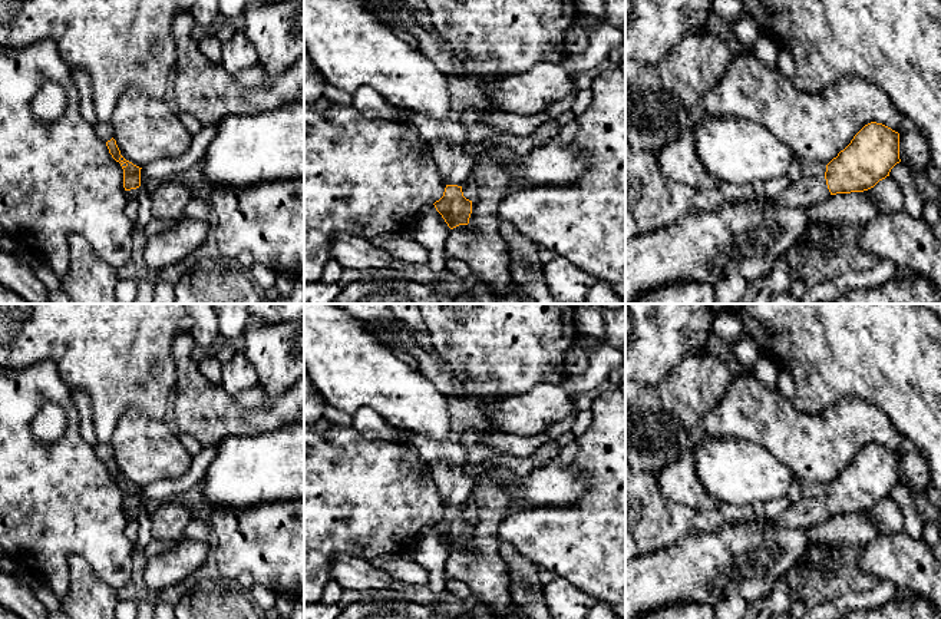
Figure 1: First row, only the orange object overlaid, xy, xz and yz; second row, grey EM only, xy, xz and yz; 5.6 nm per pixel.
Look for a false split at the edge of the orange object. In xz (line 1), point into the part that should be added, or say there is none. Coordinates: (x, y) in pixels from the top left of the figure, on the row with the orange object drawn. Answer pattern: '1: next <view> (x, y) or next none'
1: next xz (455, 165)

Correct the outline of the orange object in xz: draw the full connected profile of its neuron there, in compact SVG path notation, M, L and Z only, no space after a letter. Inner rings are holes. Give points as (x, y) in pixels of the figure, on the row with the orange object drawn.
M435 140L430 143L435 160L445 183L443 196L433 205L450 229L468 225L472 213L472 201L466 199L462 186L469 182L473 159L462 150L462 145Z

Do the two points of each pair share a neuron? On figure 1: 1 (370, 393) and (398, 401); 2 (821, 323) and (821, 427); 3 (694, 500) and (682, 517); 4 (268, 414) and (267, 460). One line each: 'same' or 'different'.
1: same
2: same
3: different
4: different

